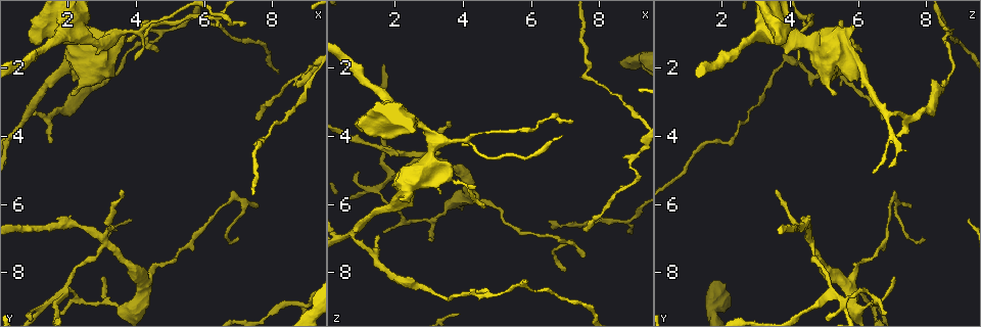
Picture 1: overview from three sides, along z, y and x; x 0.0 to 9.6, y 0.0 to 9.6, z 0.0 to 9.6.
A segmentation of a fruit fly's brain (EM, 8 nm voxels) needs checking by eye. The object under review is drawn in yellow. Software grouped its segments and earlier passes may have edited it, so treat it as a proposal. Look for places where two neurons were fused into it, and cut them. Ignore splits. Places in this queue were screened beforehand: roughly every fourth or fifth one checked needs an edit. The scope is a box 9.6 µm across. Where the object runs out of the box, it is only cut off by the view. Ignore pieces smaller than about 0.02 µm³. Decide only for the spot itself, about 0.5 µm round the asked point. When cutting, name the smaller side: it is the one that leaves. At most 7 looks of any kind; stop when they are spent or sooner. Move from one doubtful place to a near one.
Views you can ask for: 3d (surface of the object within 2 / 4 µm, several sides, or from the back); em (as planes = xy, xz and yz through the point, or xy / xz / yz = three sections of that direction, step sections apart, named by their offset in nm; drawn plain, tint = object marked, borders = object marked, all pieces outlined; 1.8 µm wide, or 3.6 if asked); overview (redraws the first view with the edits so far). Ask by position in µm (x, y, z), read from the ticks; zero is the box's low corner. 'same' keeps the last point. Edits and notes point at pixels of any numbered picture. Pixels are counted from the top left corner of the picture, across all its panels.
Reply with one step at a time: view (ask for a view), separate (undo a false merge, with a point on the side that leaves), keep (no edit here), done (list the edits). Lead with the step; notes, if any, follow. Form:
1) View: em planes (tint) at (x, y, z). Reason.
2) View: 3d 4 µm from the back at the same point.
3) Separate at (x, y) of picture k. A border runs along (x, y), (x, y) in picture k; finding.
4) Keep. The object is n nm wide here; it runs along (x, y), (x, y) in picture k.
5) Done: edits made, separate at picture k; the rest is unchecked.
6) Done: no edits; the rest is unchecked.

View: 3d 2 µm at (2.65, 8.95, 6.45). Narrows sharply.

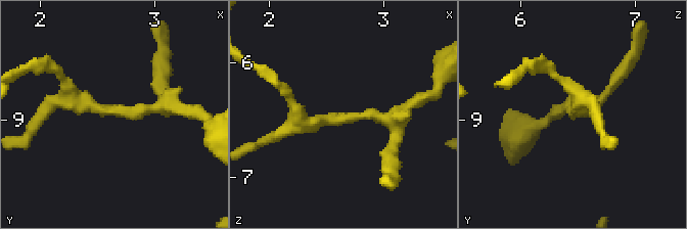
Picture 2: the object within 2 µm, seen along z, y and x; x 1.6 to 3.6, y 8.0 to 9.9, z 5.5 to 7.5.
View: em xz step 8 (tint) at (2.68, 8.90, 6.46). Shape alone is not enough.

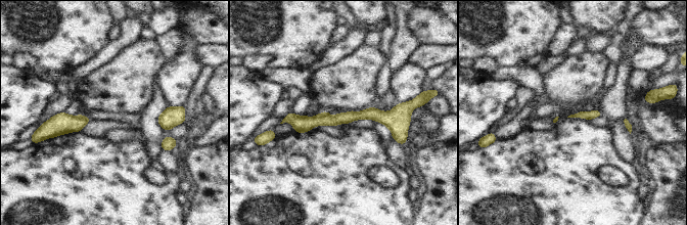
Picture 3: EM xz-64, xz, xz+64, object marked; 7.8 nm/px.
Keep. It runs along (405, 109), (397, 116), (287, 119) in picture 3; continuous, no second neuron.

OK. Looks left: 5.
View: em yz step 4 (tint) at (3.25, 7.25, 4.75). Thick turns thin.

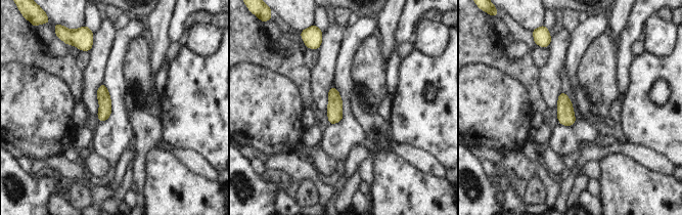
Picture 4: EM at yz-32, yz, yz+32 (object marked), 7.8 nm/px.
View: em planes (tint) at the same point.

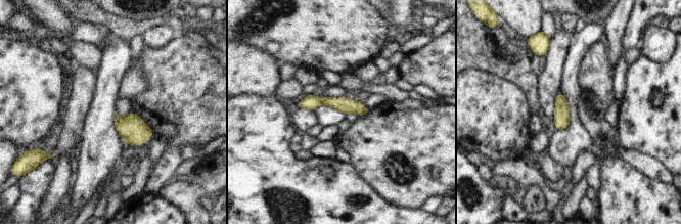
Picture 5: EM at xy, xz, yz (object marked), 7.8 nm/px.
Separate at (310, 102) of picture 5. The object is 120 nm wide here; a border runs along (319, 100), (321, 103) in picture 5; a second neuron is stuck on.

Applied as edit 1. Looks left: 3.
View: overview.

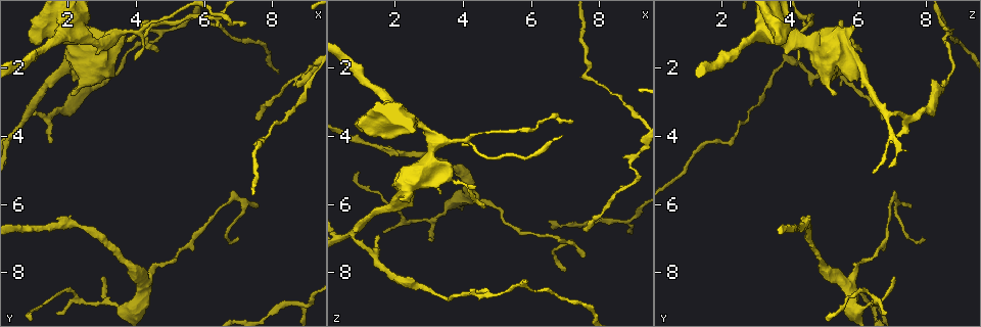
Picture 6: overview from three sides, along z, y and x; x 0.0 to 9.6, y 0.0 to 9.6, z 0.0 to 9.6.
View: em planes (tint) at (4.05, 0.95, 4.10). Two arms in line, one across.

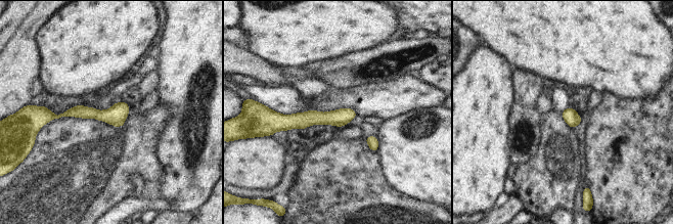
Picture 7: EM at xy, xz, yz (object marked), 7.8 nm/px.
Keep. The object is 120 nm wide here; it runs along (126, 106), (47, 119) in picture 7; one neuron here.

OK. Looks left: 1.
Done: edits made, separate at picture 5; the rest is unchecked.

